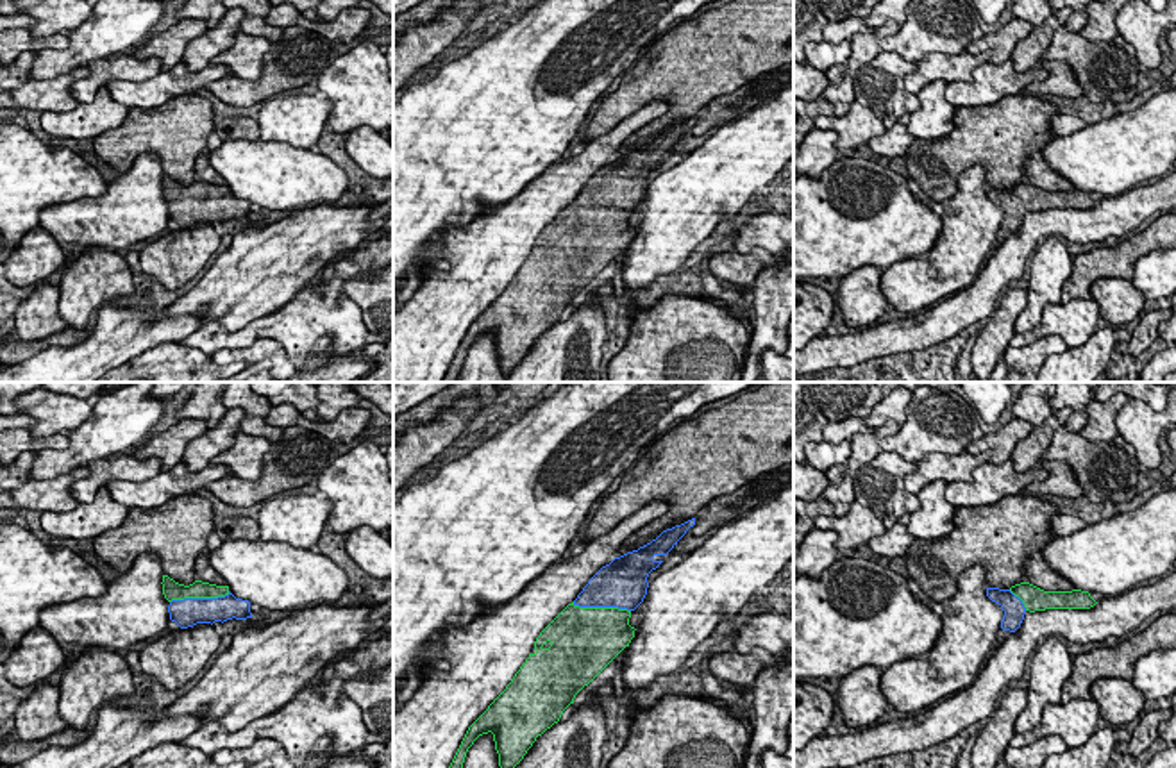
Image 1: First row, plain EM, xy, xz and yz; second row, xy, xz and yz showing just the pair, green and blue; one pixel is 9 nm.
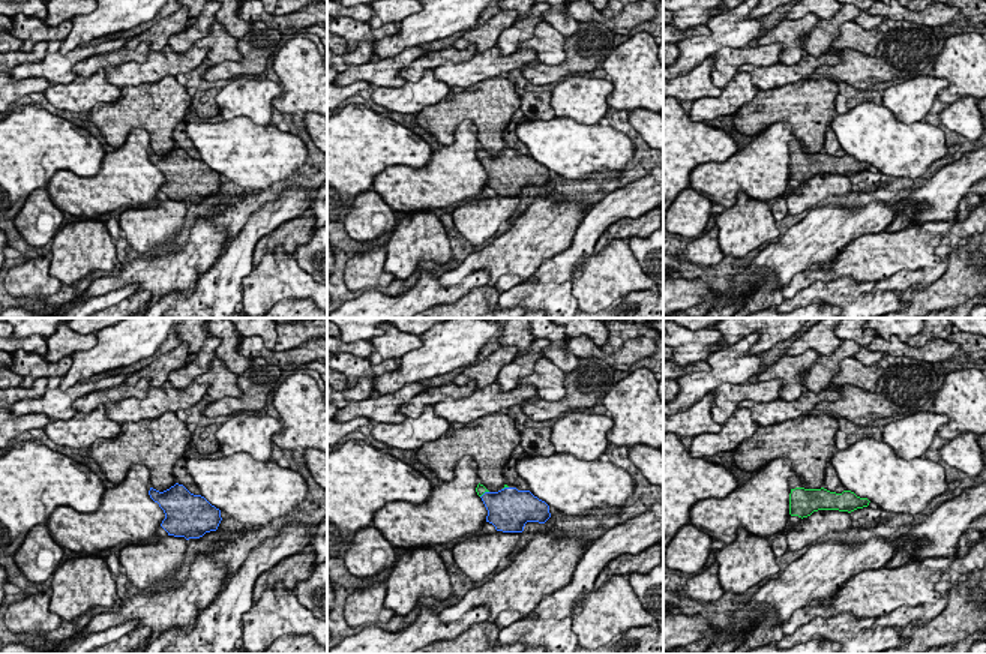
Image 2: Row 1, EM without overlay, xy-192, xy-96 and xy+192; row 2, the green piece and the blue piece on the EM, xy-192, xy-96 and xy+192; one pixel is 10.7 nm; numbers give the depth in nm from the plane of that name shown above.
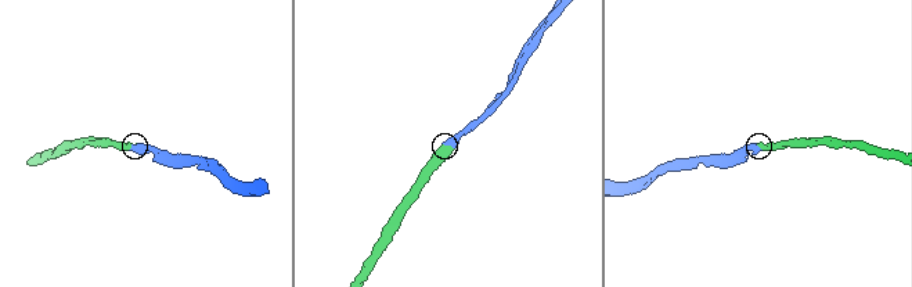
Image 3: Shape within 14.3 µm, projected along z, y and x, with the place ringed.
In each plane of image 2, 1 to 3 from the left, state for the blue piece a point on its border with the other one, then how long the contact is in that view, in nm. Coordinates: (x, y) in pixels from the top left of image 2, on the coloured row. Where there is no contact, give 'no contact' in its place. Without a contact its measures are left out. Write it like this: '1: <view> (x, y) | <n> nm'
1: no contact
2: xy-96 (483, 492) | 120 nm
3: no contact

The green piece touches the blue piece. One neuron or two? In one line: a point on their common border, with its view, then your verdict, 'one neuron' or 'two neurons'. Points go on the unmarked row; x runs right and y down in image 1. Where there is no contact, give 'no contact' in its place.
xy (199, 197) | one neuron

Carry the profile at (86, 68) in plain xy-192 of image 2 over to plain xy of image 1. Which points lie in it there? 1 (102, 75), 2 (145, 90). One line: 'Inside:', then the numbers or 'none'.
Inside: 1

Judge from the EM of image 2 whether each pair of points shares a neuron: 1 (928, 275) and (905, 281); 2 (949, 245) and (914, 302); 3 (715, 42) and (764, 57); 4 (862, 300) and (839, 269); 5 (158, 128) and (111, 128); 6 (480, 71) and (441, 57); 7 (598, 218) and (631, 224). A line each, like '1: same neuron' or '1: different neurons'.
1: same neuron
2: different neurons
3: different neurons
4: different neurons
5: same neuron
6: different neurons
7: different neurons

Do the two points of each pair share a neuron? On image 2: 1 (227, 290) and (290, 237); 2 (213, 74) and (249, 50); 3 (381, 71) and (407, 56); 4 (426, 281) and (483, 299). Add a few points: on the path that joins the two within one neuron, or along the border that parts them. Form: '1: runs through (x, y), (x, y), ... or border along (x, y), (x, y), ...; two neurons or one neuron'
1: border along (267, 233), (255, 245), (252, 266); two neurons
2: runs through (224, 71), (237, 69), (246, 60); one neuron
3: runs through (387, 71), (401, 60); one neuron
4: border along (488, 282), (473, 287), (453, 302); two neurons

